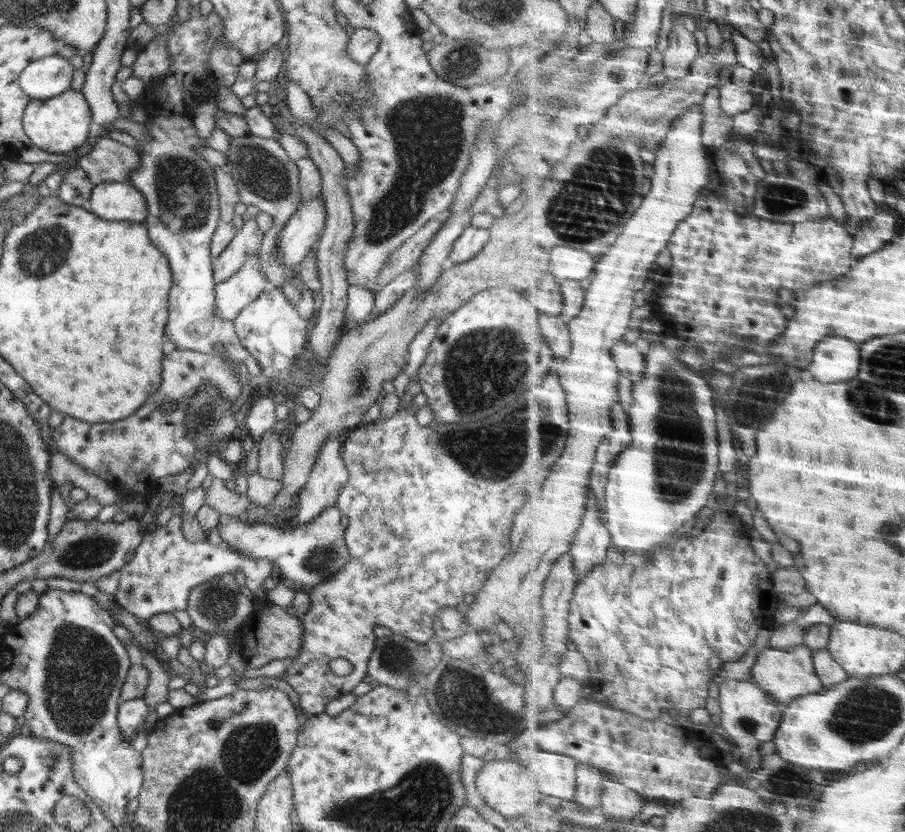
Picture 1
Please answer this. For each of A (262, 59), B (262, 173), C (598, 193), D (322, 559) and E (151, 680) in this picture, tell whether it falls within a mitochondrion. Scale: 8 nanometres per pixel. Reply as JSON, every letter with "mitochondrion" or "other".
{"A":"other","B":"mitochondrion","C":"mitochondrion","D":"mitochondrion","E":"other"}

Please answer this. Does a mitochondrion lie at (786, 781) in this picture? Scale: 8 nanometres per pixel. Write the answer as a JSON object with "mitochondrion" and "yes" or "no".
{"mitochondrion":"yes"}

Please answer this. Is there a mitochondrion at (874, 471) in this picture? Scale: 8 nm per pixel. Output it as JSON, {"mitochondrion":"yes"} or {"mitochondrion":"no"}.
{"mitochondrion":"no"}

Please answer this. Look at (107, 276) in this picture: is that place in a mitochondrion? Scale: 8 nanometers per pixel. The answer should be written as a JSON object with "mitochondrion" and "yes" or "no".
{"mitochondrion":"no"}

